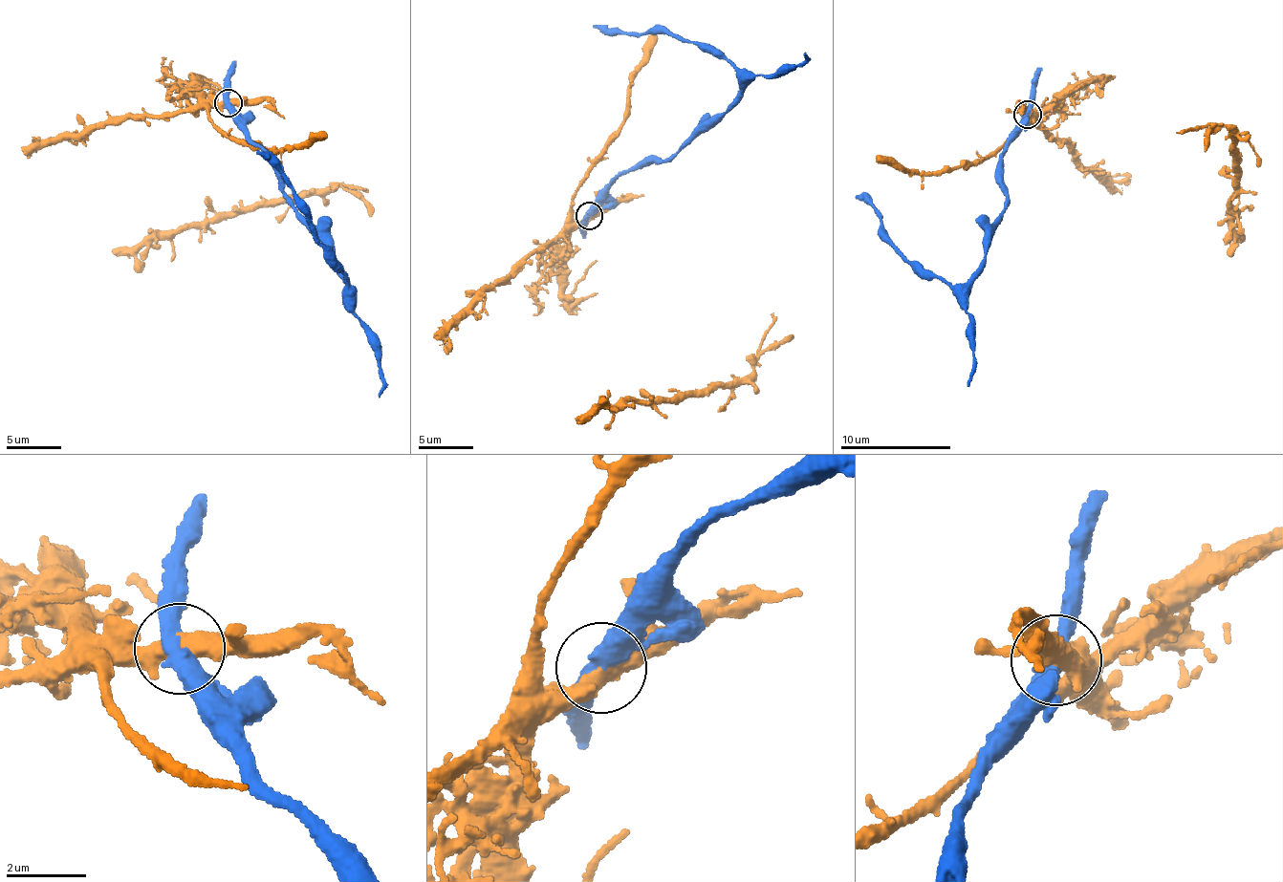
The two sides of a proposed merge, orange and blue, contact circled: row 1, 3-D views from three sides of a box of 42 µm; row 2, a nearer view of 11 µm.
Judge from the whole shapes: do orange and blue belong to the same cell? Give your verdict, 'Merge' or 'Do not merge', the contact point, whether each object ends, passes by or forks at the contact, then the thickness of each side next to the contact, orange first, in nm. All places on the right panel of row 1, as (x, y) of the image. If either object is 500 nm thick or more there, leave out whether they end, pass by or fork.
Do not merge. Place: (1028, 114). At the ring orange passes by. At the ring blue passes by. Thickness 480 nm (orange) against 440 nm

